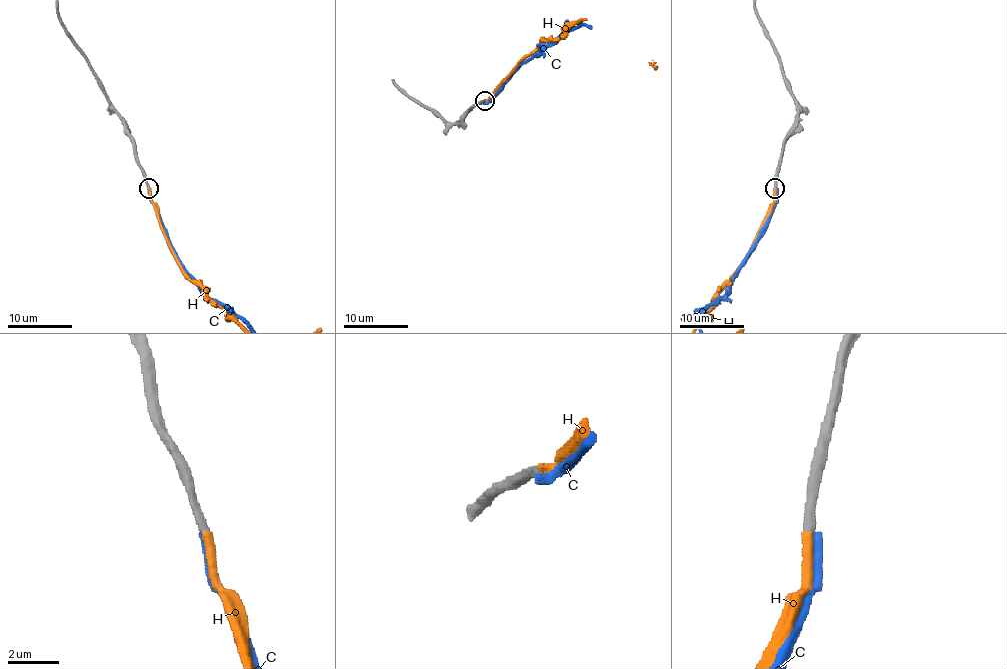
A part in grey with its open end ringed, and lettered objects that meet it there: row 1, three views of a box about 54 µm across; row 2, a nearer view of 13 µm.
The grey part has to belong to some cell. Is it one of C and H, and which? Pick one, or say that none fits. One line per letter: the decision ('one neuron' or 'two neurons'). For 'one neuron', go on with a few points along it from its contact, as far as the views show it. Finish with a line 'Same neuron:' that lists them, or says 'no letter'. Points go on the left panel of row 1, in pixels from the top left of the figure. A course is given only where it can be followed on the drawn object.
C: two neurons
H: one neuron
Same neuron: H

